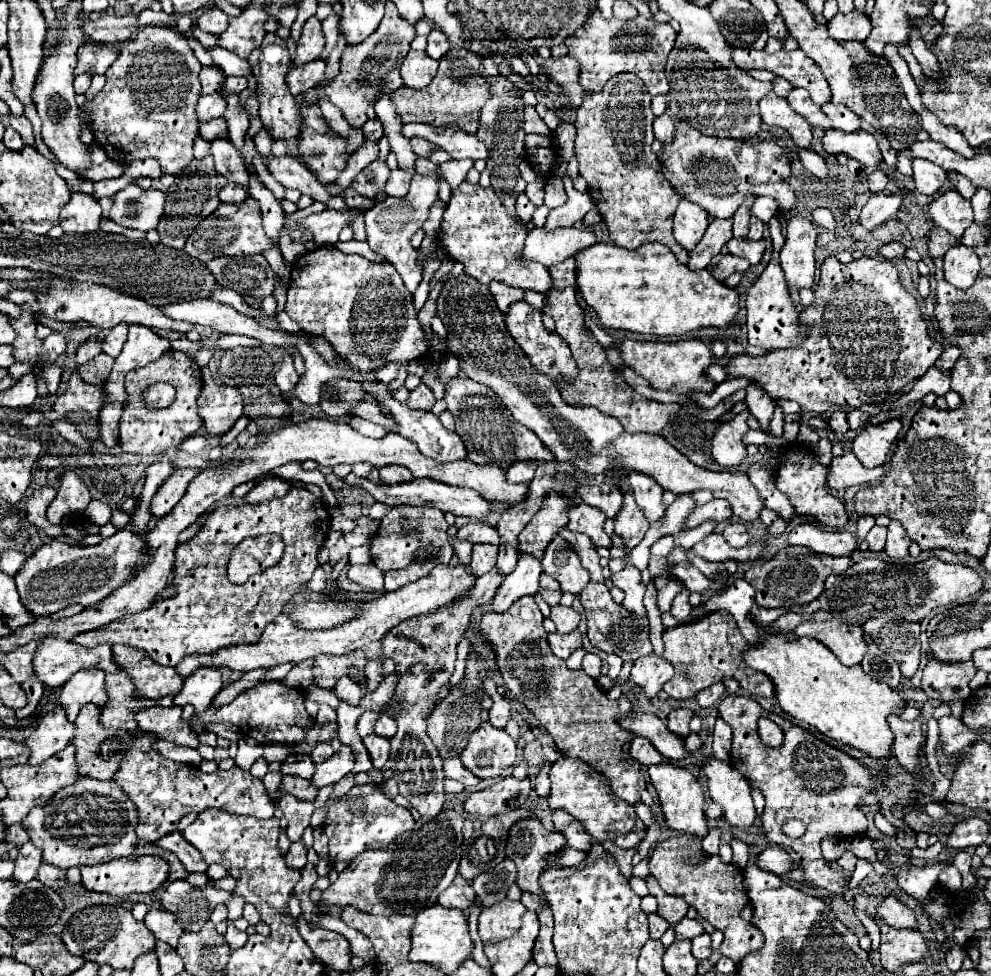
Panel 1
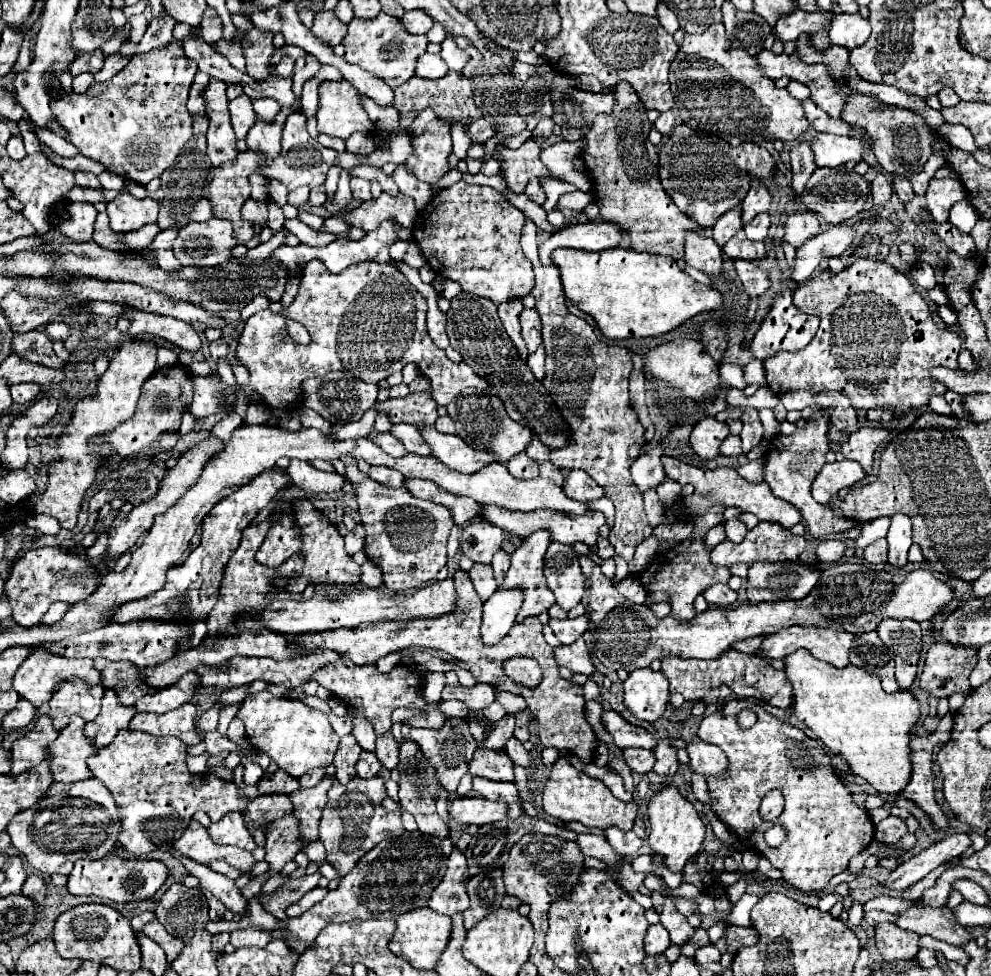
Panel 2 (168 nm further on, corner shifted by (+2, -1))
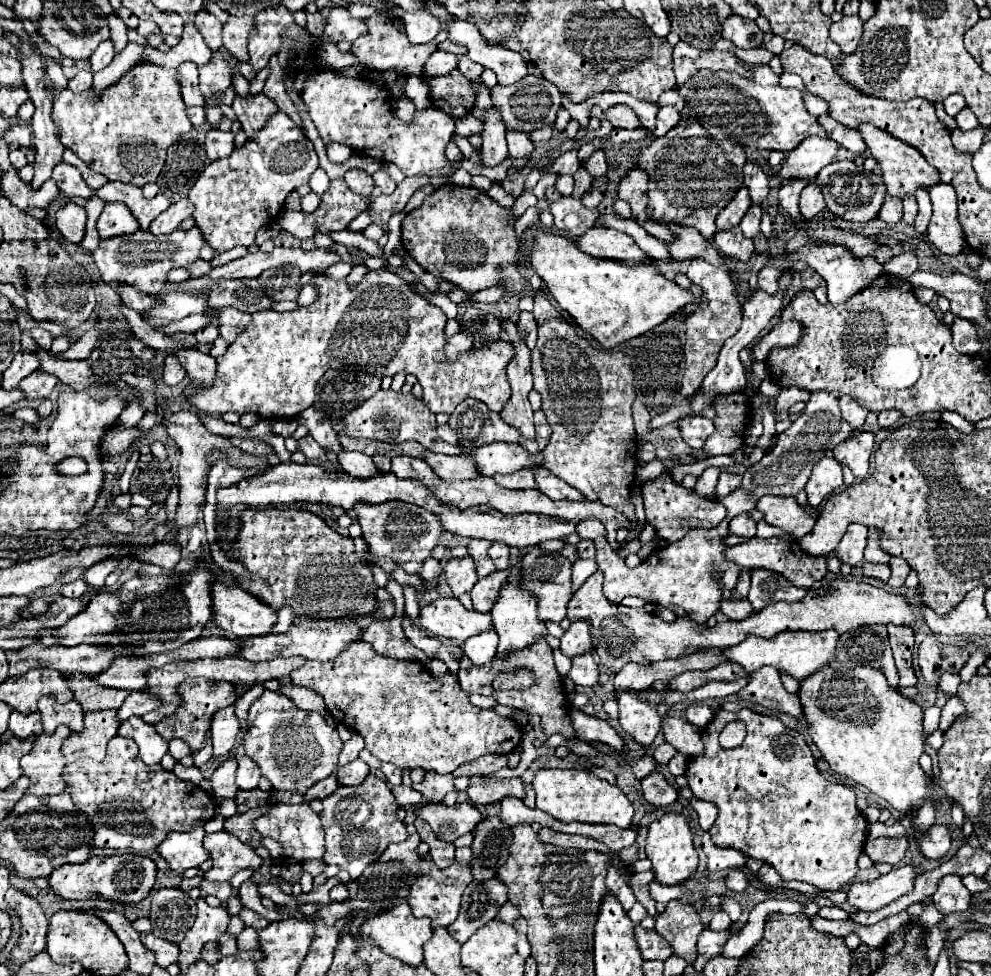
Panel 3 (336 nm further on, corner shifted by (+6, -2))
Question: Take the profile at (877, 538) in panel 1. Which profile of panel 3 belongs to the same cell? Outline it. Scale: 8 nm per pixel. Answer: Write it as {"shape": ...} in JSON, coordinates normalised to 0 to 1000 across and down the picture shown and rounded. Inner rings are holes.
{"shape":[[[873,576],[871,578],[871,590],[895,596],[897,590],[899,590],[899,584],[897,584],[897,578],[879,578],[879,576]]]}

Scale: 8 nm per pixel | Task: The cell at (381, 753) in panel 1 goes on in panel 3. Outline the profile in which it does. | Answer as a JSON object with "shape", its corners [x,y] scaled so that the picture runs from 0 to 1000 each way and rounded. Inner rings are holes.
{"shape":[[[360,777],[360,779],[344,785],[338,797],[340,797],[342,805],[362,805],[370,793],[372,793],[372,785],[364,777]]]}

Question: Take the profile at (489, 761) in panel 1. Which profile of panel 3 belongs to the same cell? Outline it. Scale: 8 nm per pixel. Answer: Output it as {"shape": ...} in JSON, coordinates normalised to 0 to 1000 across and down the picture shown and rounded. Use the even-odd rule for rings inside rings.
{"shape":[[[475,795],[475,803],[471,807],[475,824],[493,824],[506,822],[508,818],[530,818],[530,807],[526,797],[510,797],[510,799],[491,799],[487,795]]]}

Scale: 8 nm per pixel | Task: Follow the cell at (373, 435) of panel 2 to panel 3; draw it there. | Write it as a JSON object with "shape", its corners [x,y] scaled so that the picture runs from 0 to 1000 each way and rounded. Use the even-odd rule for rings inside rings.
{"shape":[[[401,467],[401,469],[397,469],[395,484],[403,490],[419,490],[419,492],[427,494],[427,498],[433,500],[433,502],[437,502],[443,496],[443,490],[437,486],[435,477],[429,471],[423,471],[423,469]]]}

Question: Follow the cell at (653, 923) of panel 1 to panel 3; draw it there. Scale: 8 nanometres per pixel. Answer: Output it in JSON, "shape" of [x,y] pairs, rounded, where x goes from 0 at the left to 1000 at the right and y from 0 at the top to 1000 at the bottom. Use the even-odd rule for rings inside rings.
{"shape":[[[643,947],[639,951],[639,957],[641,957],[649,984],[673,984],[679,977],[673,963],[663,953],[651,953]]]}

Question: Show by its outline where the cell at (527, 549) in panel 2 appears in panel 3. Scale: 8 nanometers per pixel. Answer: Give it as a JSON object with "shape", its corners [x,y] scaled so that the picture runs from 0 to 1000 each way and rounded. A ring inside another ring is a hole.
{"shape":[[[520,578],[518,588],[514,592],[514,598],[508,600],[504,615],[499,617],[499,621],[495,625],[497,639],[499,639],[499,645],[504,650],[504,662],[502,662],[502,670],[499,670],[504,674],[512,674],[516,668],[528,666],[528,664],[540,660],[542,656],[546,656],[554,650],[550,639],[546,639],[542,635],[542,615],[540,615],[540,611],[536,611],[532,605],[524,602],[524,588],[526,588],[526,580]]]}

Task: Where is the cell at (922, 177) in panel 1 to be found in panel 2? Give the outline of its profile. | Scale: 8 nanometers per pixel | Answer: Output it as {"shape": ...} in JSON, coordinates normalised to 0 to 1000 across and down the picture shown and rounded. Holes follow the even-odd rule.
{"shape":[[[939,183],[935,198],[935,212],[946,228],[954,228],[958,214],[962,208],[972,204],[972,192],[968,190],[968,183]]]}

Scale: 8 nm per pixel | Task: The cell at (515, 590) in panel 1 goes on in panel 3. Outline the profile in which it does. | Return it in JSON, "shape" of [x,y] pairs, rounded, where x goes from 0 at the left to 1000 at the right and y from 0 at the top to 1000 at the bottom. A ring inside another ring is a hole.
{"shape":[[[499,645],[485,648],[467,660],[467,670],[475,676],[475,680],[487,682],[499,672],[502,658],[504,658],[504,652]]]}

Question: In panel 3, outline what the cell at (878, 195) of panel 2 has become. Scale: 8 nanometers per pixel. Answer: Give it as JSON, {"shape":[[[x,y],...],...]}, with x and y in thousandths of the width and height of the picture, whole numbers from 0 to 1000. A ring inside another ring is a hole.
{"shape":[[[893,201],[893,209],[887,217],[887,223],[893,225],[895,230],[907,230],[909,223],[911,223],[911,209],[907,203],[899,203],[899,201]]]}

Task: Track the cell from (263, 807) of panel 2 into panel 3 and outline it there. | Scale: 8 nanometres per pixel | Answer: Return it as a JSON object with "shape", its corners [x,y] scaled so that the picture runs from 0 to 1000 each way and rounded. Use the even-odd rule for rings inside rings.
{"shape":[[[251,832],[247,834],[237,834],[227,838],[227,852],[233,852],[235,857],[239,857],[241,861],[245,861],[245,865],[251,865],[253,869],[259,869],[263,865],[263,857],[261,852],[253,846],[253,836]]]}

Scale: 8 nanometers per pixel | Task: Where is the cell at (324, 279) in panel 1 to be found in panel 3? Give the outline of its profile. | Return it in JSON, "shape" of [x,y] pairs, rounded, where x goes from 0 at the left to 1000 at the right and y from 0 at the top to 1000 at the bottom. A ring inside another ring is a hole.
{"shape":[[[372,277],[366,289],[352,295],[348,287],[336,287],[326,281],[314,285],[322,293],[322,305],[314,314],[306,314],[296,320],[257,320],[245,340],[233,350],[229,361],[219,367],[219,387],[211,400],[189,406],[189,410],[203,422],[227,424],[227,422],[255,422],[263,428],[275,430],[282,426],[300,426],[318,412],[318,393],[332,377],[362,377],[380,385],[397,385],[401,381],[419,383],[427,395],[427,412],[435,422],[455,424],[471,408],[479,408],[493,416],[495,422],[506,422],[516,406],[512,389],[512,373],[520,365],[520,357],[512,348],[502,348],[485,355],[483,359],[471,359],[463,363],[459,371],[449,367],[449,332],[451,324],[445,316],[431,309],[427,303],[415,297],[415,293],[393,277]],[[267,352],[280,359],[292,361],[292,365],[267,365]]]}

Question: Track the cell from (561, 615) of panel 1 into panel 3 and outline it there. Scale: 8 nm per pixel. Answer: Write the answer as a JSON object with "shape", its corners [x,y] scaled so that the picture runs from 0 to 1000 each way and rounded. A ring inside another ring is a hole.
{"shape":[[[578,637],[576,643],[566,654],[566,668],[574,674],[592,670],[598,666],[598,658],[594,652],[594,639],[592,637]]]}

